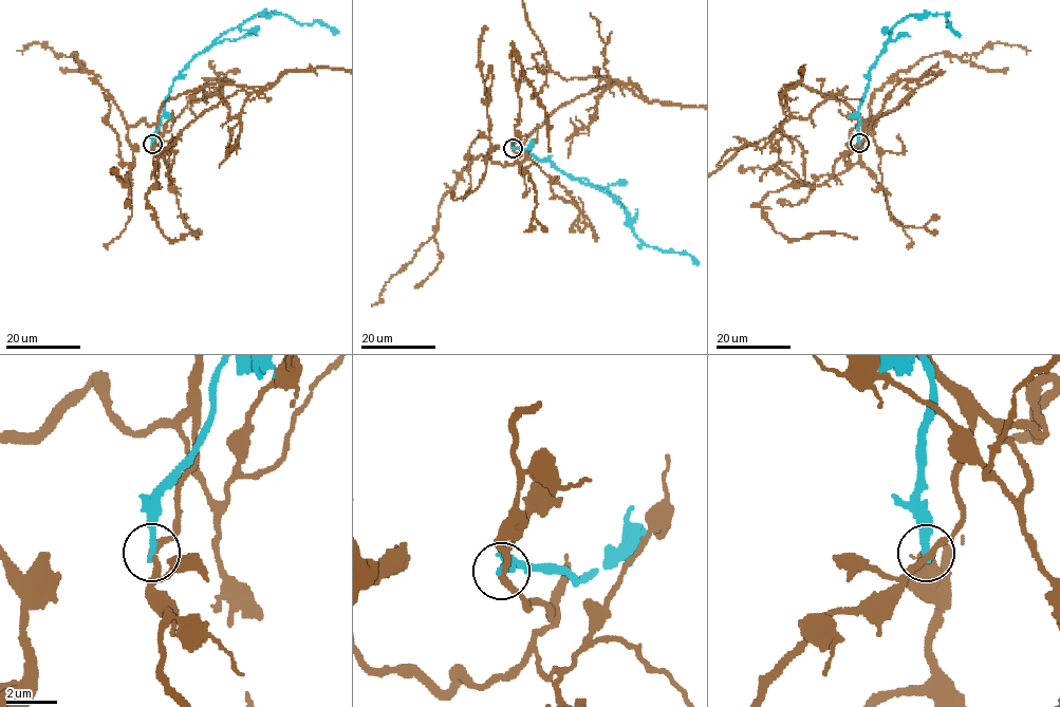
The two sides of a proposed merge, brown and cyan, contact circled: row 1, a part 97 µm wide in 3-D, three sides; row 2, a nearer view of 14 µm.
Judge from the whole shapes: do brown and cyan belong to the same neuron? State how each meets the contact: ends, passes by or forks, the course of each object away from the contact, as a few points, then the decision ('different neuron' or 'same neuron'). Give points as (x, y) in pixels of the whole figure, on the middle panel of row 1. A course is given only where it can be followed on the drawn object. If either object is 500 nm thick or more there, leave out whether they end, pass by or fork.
brown passes by; cyan ends; course brown (513, 148), (520, 154), (562, 106), (613, 82), (642, 94), (549, 69), (525, 15); course cyan (513, 148), (528, 149), (561, 171), (603, 187), (623, 206), (628, 225), (644, 243), (685, 252), (698, 265); different neuron

